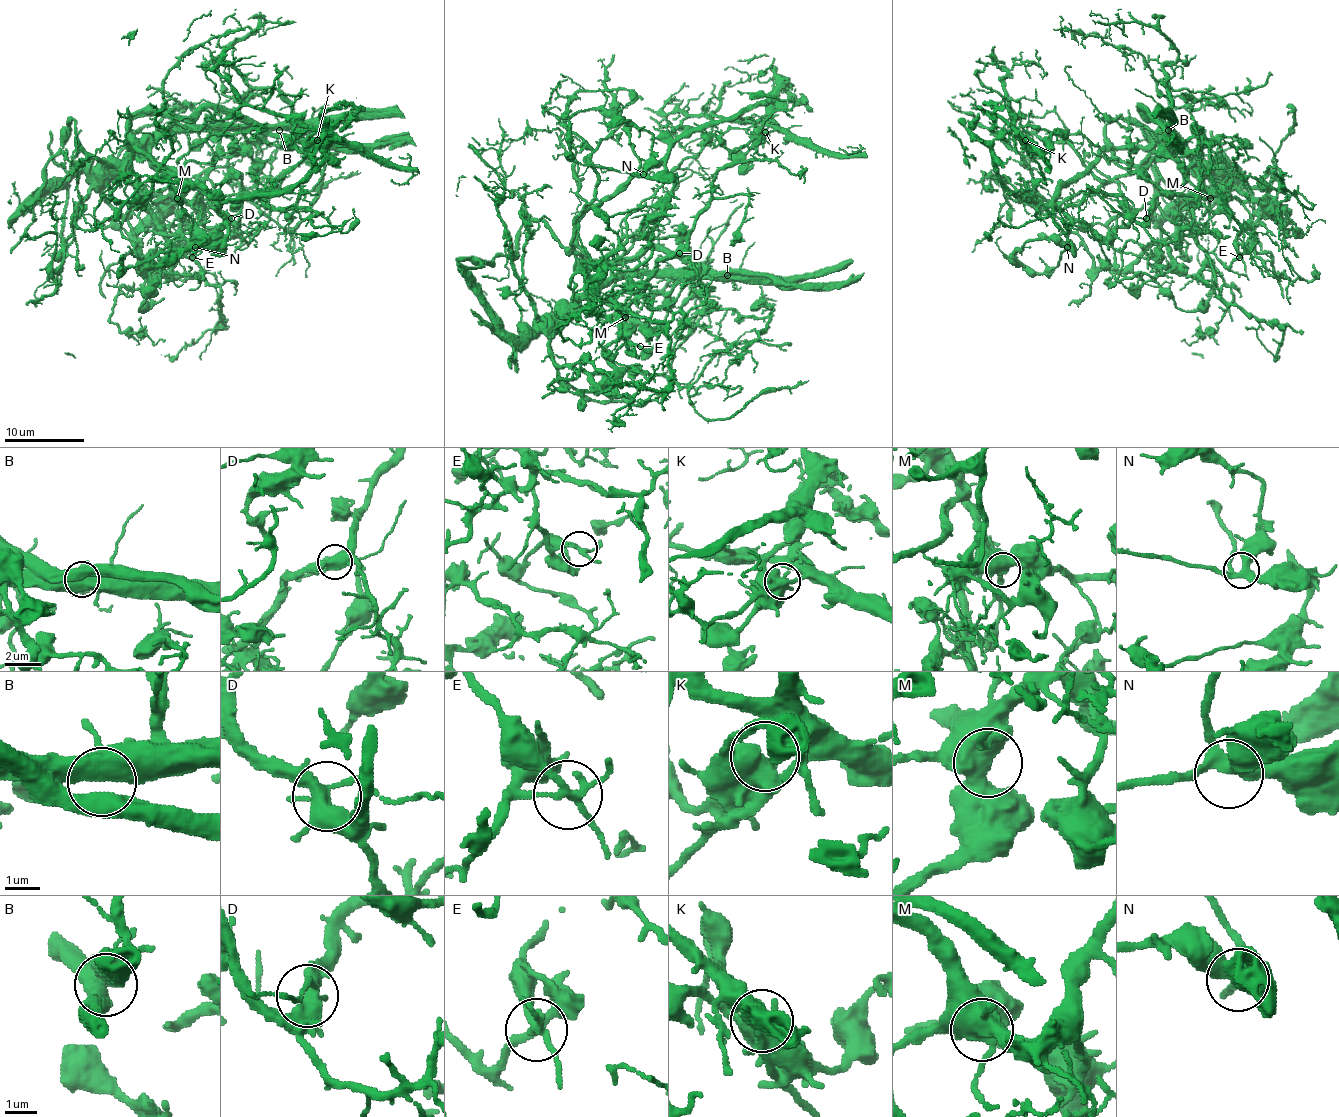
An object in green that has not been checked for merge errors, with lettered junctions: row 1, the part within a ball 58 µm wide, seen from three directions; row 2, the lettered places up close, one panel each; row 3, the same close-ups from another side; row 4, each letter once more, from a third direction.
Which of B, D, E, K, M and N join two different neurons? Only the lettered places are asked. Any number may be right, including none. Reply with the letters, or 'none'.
none

